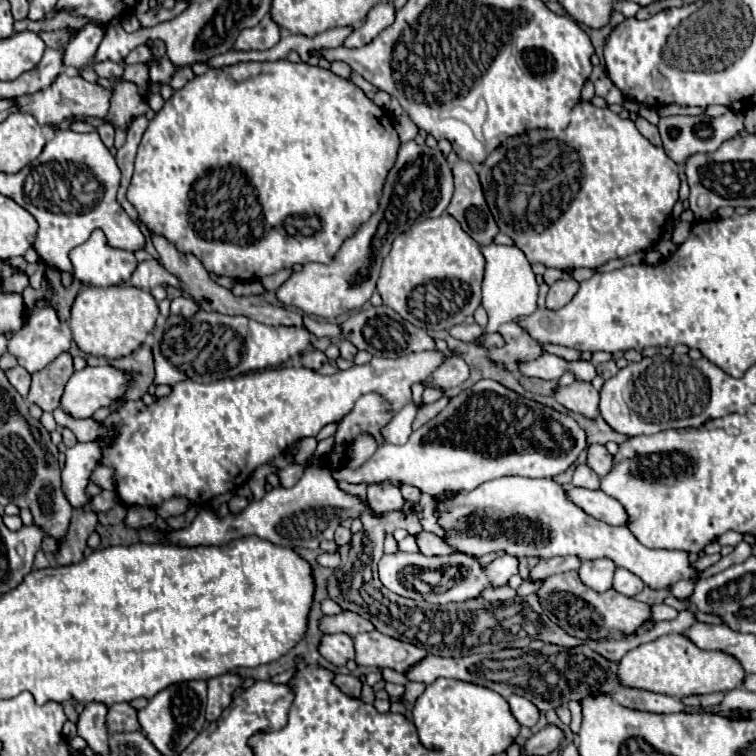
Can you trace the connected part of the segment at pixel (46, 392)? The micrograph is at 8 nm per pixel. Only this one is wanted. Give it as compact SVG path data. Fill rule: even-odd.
M64 352L54 362L50 362L46 368L32 374L28 400L40 406L44 412L54 412L56 408L60 408L64 386L72 374L74 374L72 356L70 352Z

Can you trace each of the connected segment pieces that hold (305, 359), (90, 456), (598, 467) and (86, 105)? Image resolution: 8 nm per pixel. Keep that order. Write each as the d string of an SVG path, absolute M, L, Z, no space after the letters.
M310 350L310 352L302 352L298 356L298 360L302 362L302 366L306 366L310 370L320 370L320 366L326 362L326 356L320 350Z
M98 442L76 444L66 450L66 466L62 470L64 494L72 506L86 506L90 496L86 486L90 484L90 474L100 466L102 448Z
M594 444L594 446L588 448L588 466L590 466L600 478L606 476L606 474L612 470L612 466L614 466L612 460L614 460L612 454L610 454L604 446Z
M62 72L60 78L48 90L40 90L30 96L20 96L16 100L24 112L32 114L44 126L44 124L60 124L68 116L104 116L108 112L110 98L112 88L102 88L100 84L92 84L78 74Z

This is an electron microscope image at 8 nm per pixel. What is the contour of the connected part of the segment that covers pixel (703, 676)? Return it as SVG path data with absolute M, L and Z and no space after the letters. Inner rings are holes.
M666 634L654 642L642 644L620 660L620 682L630 688L668 694L672 698L684 698L692 694L712 694L742 688L746 672L742 664L726 652L702 650L684 634Z

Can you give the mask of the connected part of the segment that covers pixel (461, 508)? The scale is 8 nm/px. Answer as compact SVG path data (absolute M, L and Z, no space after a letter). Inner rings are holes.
M498 478L492 482L484 482L484 486L478 486L472 492L458 492L454 500L438 500L438 514L440 524L444 526L446 534L450 536L448 544L458 548L464 554L488 554L496 550L504 550L508 554L522 556L538 556L538 558L554 558L554 556L570 556L576 554L582 560L594 560L594 558L610 558L616 566L626 568L634 572L646 586L650 588L668 588L676 584L682 578L688 578L696 574L696 570L690 568L688 552L682 550L650 550L642 546L634 534L624 526L608 526L592 516L588 516L580 506L576 506L568 494L566 488L550 478L532 480L532 478Z

